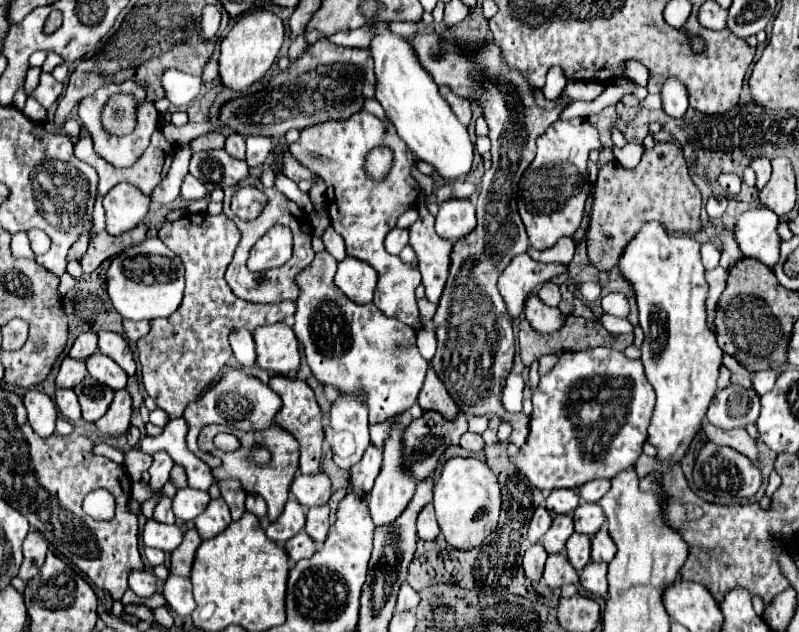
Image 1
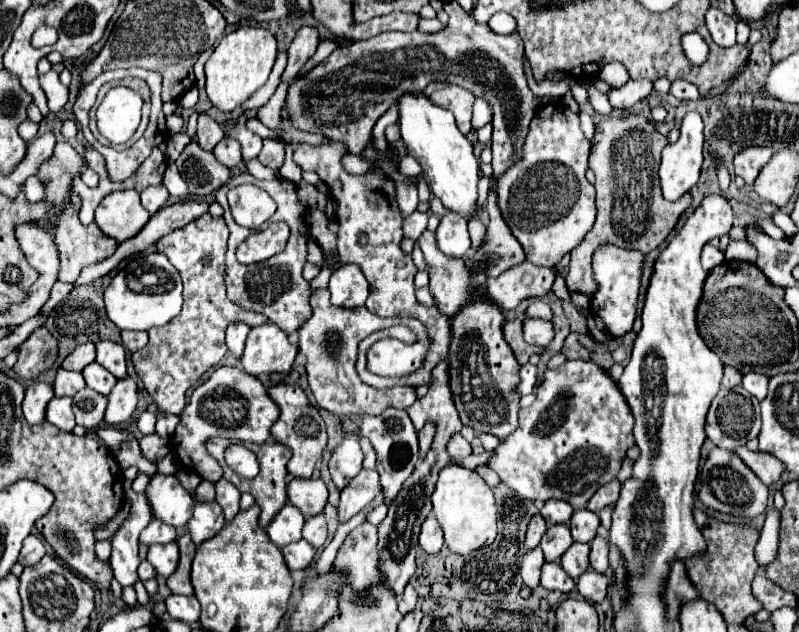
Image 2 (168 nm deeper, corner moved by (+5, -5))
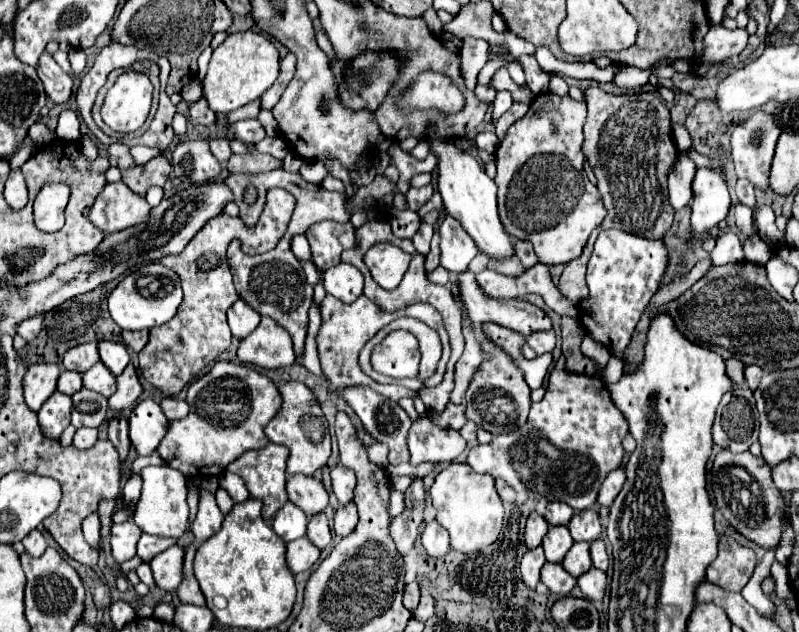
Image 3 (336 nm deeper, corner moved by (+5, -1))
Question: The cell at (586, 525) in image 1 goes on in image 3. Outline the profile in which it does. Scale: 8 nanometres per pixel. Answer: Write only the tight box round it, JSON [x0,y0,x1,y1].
[569,508,603,542]

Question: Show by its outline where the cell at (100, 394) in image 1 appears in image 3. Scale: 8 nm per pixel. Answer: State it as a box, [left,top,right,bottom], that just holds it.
[71,388,107,428]

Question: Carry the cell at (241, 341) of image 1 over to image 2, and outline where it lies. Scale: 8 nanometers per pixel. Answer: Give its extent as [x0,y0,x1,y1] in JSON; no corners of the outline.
[227,322,251,358]

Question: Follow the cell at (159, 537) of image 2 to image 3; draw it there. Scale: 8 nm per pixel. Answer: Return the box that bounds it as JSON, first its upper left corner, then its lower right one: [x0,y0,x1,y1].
[137,534,175,562]

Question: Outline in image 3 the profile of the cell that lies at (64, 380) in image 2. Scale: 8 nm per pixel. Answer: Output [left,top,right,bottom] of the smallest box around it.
[57,370,83,394]

